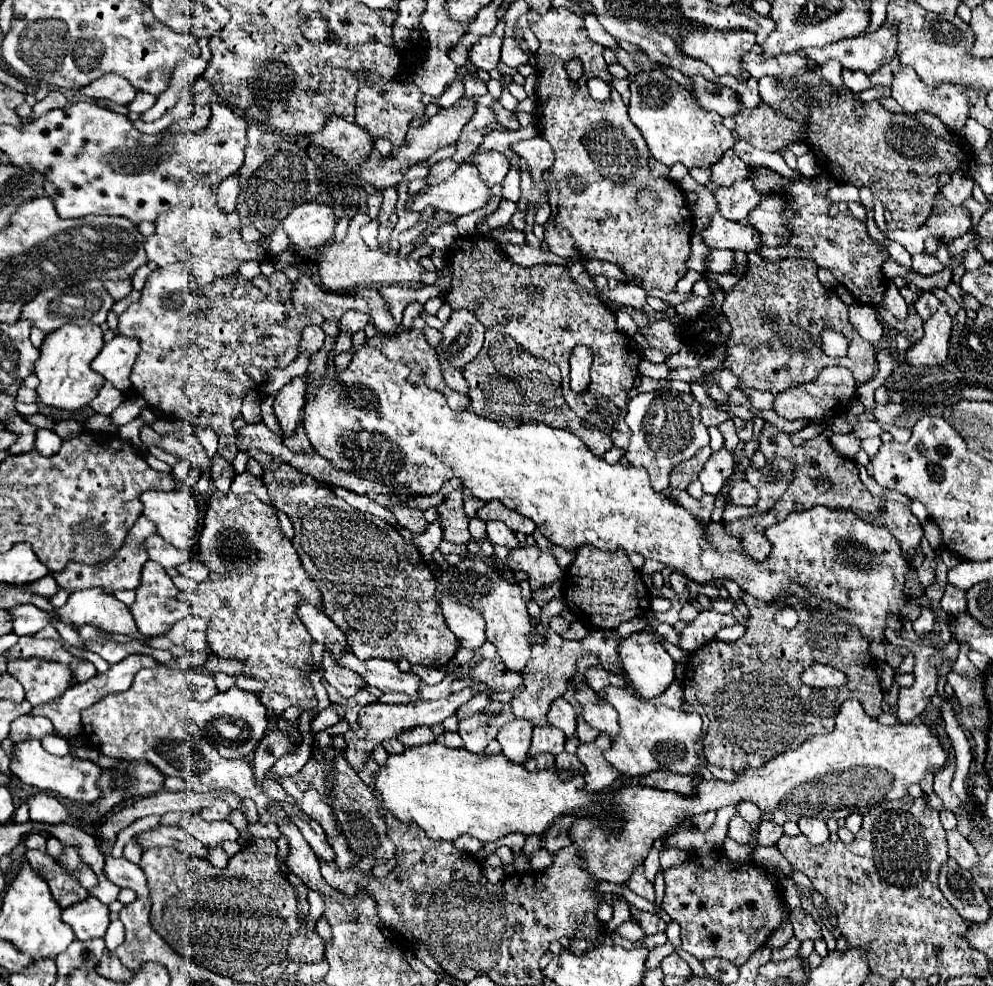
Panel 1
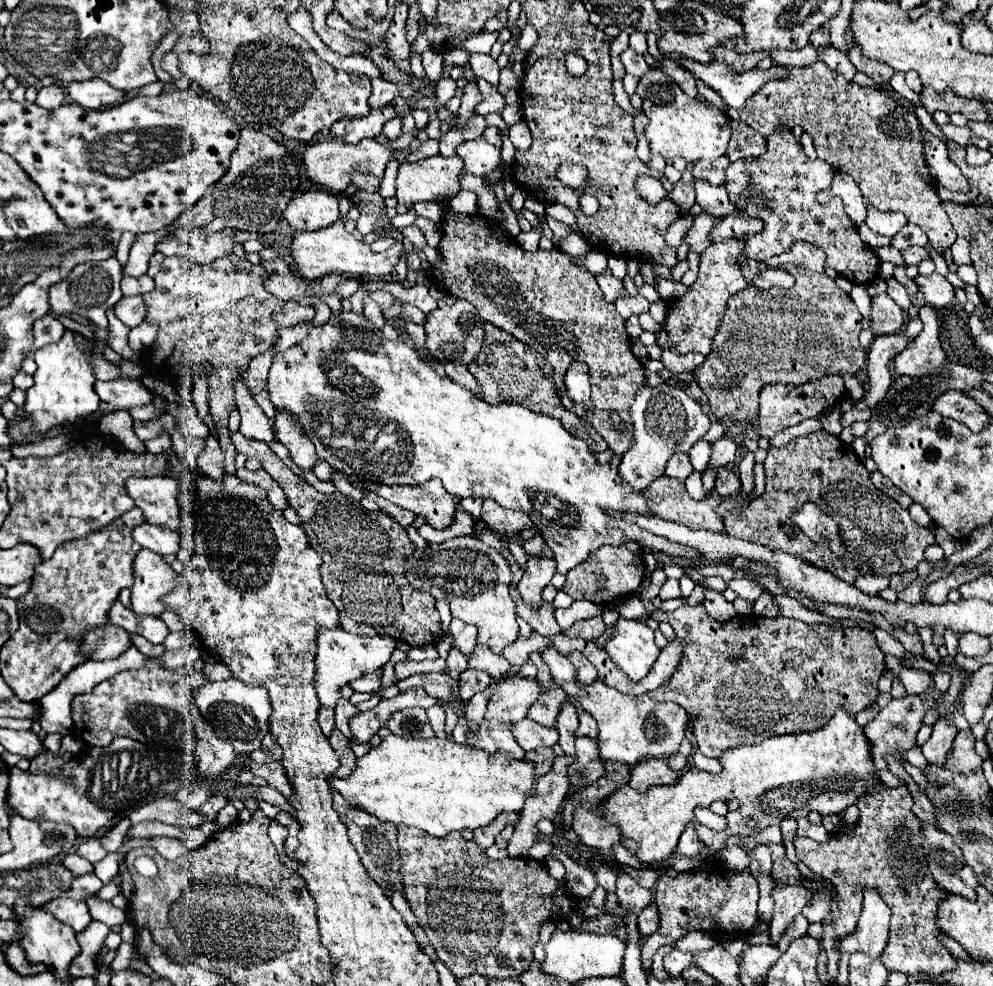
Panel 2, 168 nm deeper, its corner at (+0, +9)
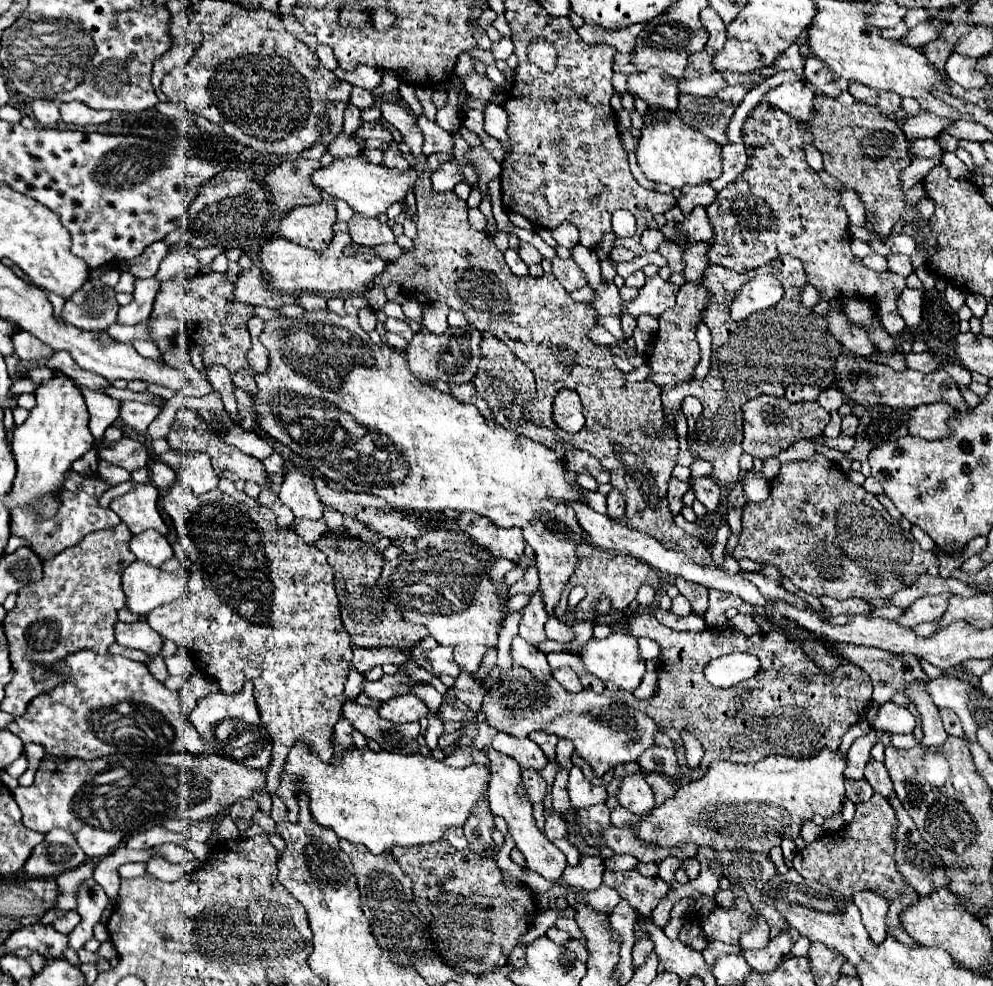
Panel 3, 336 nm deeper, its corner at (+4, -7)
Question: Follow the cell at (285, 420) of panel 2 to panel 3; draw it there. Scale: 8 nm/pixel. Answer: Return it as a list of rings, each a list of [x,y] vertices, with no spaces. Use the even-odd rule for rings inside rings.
[[[297,468],[285,476],[279,498],[293,510],[295,520],[319,520],[323,516],[323,504],[317,500],[313,480]]]

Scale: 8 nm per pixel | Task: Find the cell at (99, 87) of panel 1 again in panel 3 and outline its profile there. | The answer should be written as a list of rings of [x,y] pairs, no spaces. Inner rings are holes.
[[[67,102],[59,106],[61,118],[65,124],[71,126],[87,126],[87,124],[103,124],[111,120],[109,110],[93,110],[81,102]]]

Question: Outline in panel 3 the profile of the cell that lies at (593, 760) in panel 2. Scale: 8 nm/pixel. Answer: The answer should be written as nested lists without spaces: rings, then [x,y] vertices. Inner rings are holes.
[[[573,766],[569,772],[569,798],[573,808],[589,808],[593,804],[601,804],[607,800],[607,790],[593,786],[589,780],[585,780],[579,766]]]

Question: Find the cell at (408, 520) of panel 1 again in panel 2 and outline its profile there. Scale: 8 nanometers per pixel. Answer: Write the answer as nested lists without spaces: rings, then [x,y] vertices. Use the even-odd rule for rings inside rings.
[[[371,492],[365,493],[365,496],[371,498],[371,500],[381,506],[389,516],[393,516],[393,518],[395,518],[403,528],[407,528],[407,526],[413,524],[415,516],[413,516],[409,510],[399,508],[399,506],[393,506],[393,502],[389,502],[389,500],[385,500],[385,498]]]

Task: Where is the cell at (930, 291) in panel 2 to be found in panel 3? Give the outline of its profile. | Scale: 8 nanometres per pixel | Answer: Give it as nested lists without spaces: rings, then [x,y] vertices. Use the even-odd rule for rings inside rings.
[[[905,288],[897,300],[899,316],[905,320],[909,328],[919,326],[921,322],[921,300],[923,300],[923,290],[911,290],[911,288]]]

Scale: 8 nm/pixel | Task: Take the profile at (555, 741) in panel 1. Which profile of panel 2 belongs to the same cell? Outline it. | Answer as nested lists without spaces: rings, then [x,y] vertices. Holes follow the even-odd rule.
[[[529,718],[511,726],[515,740],[521,744],[523,750],[537,750],[539,746],[553,746],[559,740],[557,728],[545,728]]]

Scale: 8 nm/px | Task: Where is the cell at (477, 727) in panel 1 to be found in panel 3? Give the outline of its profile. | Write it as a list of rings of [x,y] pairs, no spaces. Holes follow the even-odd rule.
[[[517,664],[503,672],[499,682],[489,688],[483,700],[483,712],[489,726],[517,738],[543,730],[571,740],[577,754],[593,768],[595,776],[603,776],[617,764],[635,762],[641,752],[653,746],[653,734],[659,732],[659,726],[639,710],[619,708],[613,698],[593,690],[581,690],[577,694],[567,692],[553,676],[537,680],[527,668]]]

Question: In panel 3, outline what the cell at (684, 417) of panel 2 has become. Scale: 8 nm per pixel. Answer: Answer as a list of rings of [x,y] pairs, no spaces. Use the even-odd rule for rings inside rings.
[[[611,490],[607,494],[607,510],[611,518],[621,518],[625,514],[625,498],[619,490]]]

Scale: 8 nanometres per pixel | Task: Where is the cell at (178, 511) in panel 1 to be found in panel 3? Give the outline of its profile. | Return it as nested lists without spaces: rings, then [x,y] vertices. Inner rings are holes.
[[[151,482],[133,484],[127,494],[111,500],[109,508],[121,518],[123,524],[127,524],[133,534],[141,534],[143,530],[153,528],[159,534],[167,536],[167,526],[159,514],[157,500],[159,492]]]

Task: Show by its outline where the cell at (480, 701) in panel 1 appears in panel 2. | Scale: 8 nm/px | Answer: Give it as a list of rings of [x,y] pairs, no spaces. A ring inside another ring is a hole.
[[[465,670],[459,676],[459,696],[467,704],[477,692],[490,687],[495,681],[491,676],[479,670]]]

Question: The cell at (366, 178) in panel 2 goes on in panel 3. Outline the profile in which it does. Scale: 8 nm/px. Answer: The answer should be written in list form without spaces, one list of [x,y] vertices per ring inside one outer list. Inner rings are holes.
[[[355,156],[355,158],[341,158],[341,160],[335,158],[329,166],[313,172],[311,182],[319,190],[329,194],[331,198],[347,202],[353,212],[363,214],[363,216],[379,216],[393,202],[401,202],[407,196],[409,190],[415,192],[417,176],[419,174],[415,170],[397,172],[397,170],[391,170],[391,168],[385,168],[385,166],[375,166],[375,164]]]

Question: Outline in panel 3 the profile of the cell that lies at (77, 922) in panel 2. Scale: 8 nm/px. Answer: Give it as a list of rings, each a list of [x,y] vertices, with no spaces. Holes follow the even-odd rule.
[[[31,924],[31,926],[19,928],[7,938],[5,950],[17,950],[17,948],[29,948],[49,960],[63,954],[63,950],[67,948],[67,936],[59,934],[51,926]]]

